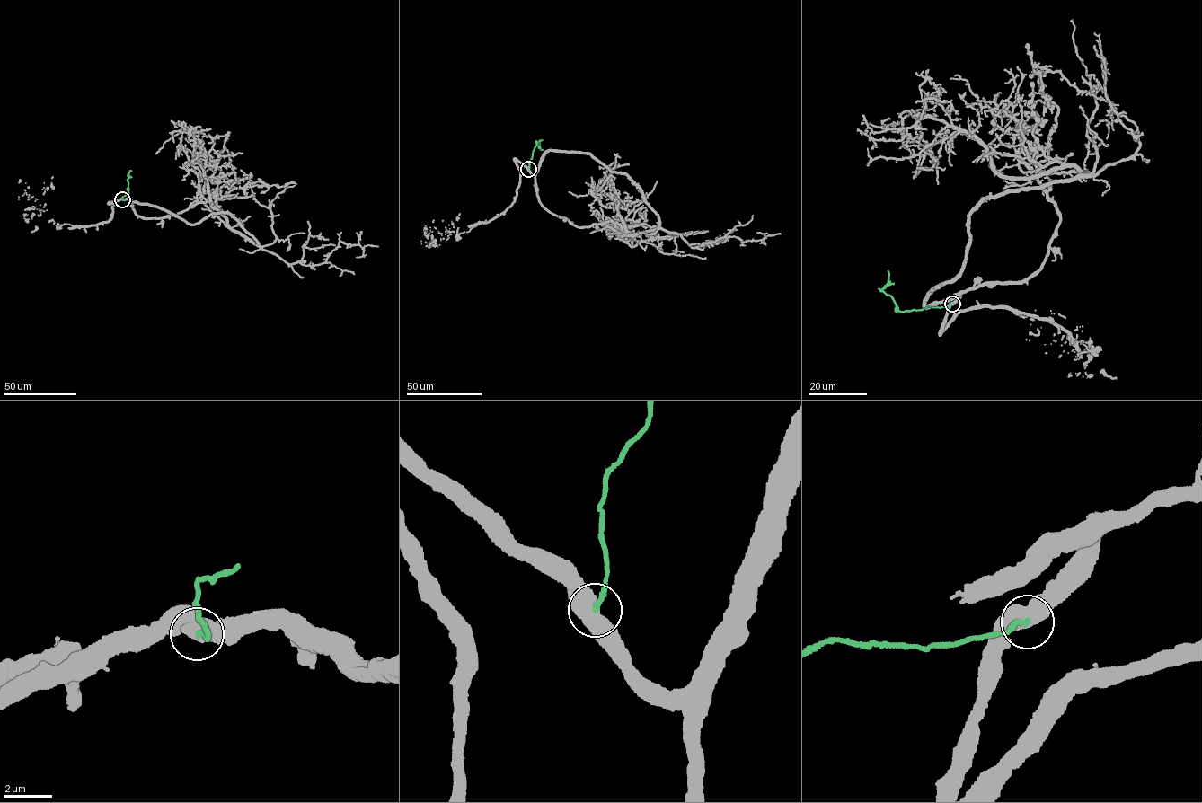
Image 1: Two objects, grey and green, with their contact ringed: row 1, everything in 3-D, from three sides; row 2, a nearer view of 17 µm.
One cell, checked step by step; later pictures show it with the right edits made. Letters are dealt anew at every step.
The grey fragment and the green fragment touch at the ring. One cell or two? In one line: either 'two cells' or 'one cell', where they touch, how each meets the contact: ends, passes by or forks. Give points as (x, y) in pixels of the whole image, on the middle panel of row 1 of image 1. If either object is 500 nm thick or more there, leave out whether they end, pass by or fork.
two cells | (528, 169)

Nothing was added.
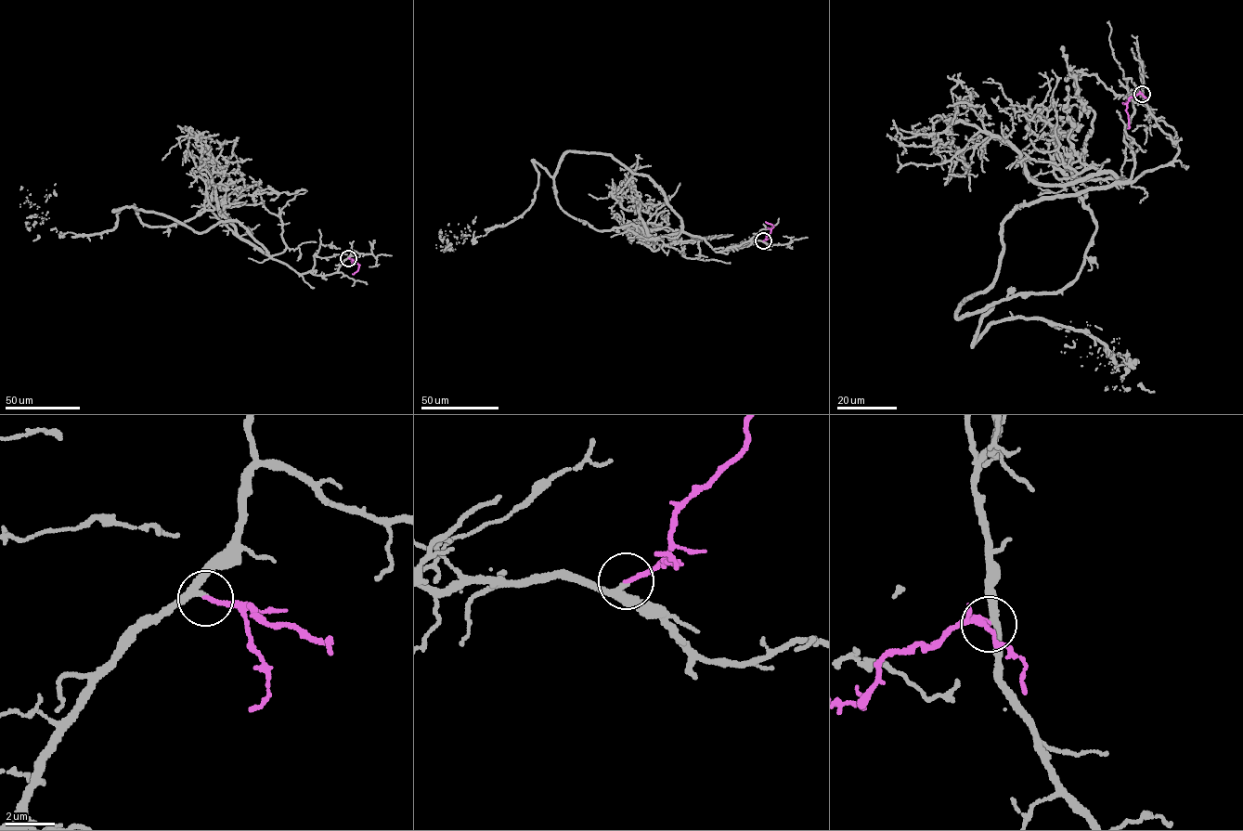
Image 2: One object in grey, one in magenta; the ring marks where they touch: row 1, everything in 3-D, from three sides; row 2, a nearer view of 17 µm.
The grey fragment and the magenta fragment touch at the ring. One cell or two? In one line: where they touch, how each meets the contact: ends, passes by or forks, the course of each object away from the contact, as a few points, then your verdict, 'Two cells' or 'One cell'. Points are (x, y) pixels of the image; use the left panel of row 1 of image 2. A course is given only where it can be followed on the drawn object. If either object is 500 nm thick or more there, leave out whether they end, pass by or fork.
Place: (348, 258). At the ring grey passes by. At the ring magenta ends. Course of grey: (348, 258), (301, 274), (216, 209), (151, 227), (125, 207), (110, 230), (62, 235), (35, 215), (56, 184). Course of magenta: (348, 258), (359, 265), (352, 274). One cell

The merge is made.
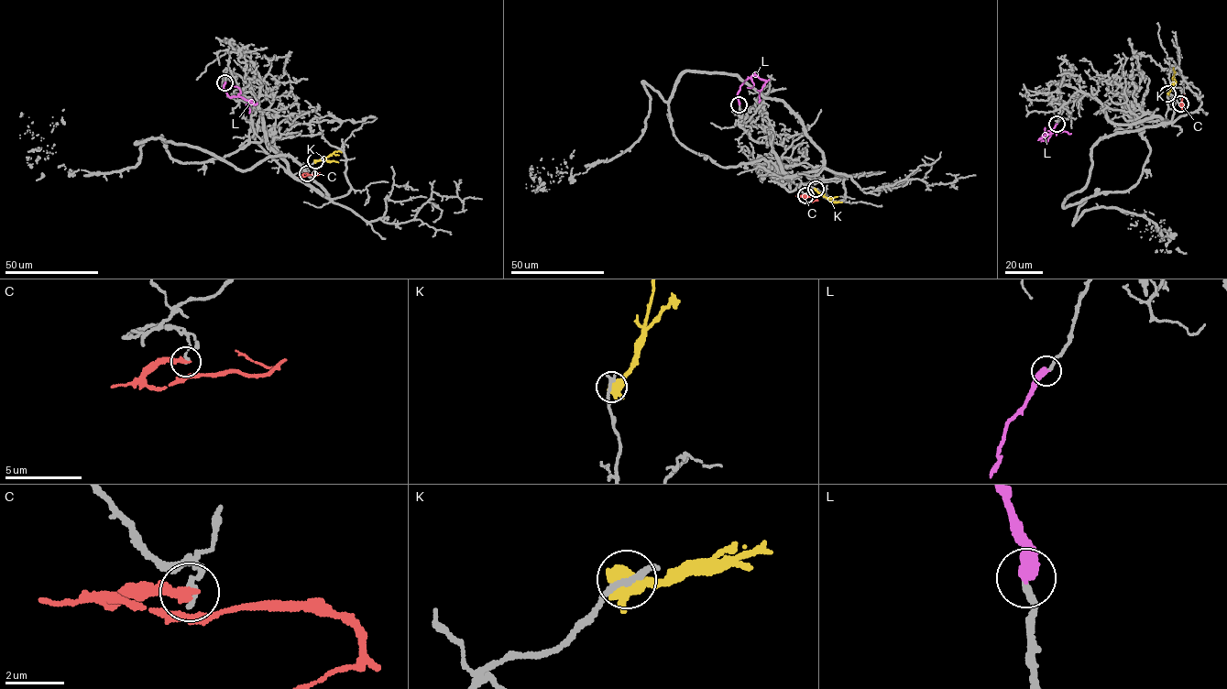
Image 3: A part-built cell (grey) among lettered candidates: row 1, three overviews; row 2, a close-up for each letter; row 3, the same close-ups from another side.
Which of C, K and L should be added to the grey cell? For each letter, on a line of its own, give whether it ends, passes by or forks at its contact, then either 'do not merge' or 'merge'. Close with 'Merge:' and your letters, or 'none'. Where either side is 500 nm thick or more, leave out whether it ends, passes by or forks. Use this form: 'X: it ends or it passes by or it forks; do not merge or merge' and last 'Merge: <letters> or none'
C: it ends; do not merge
K: do not merge
L: it ends; merge
Merge: L

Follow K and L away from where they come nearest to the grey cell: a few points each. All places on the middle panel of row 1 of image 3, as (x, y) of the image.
K: (816, 189), (835, 202), (842, 202)
L: (739, 104), (737, 95), (739, 86), (754, 75), (766, 81), (759, 103)

